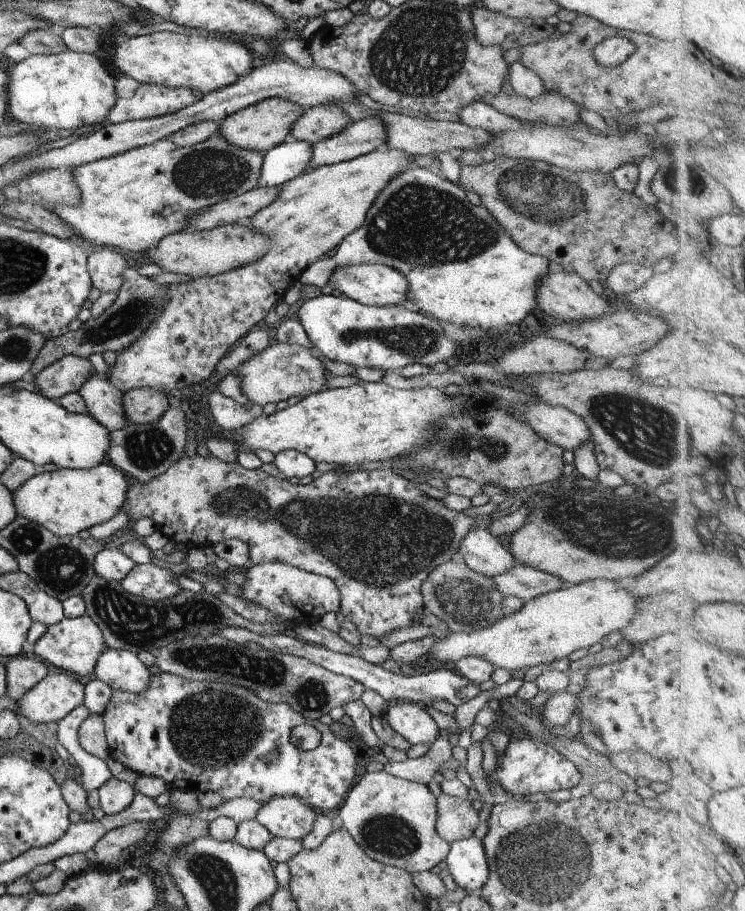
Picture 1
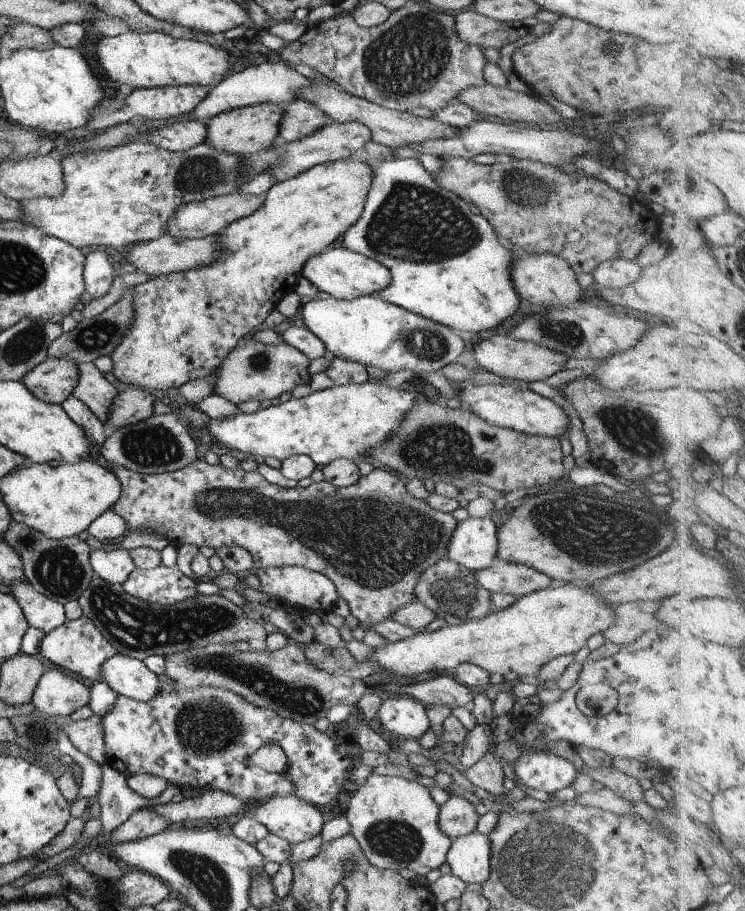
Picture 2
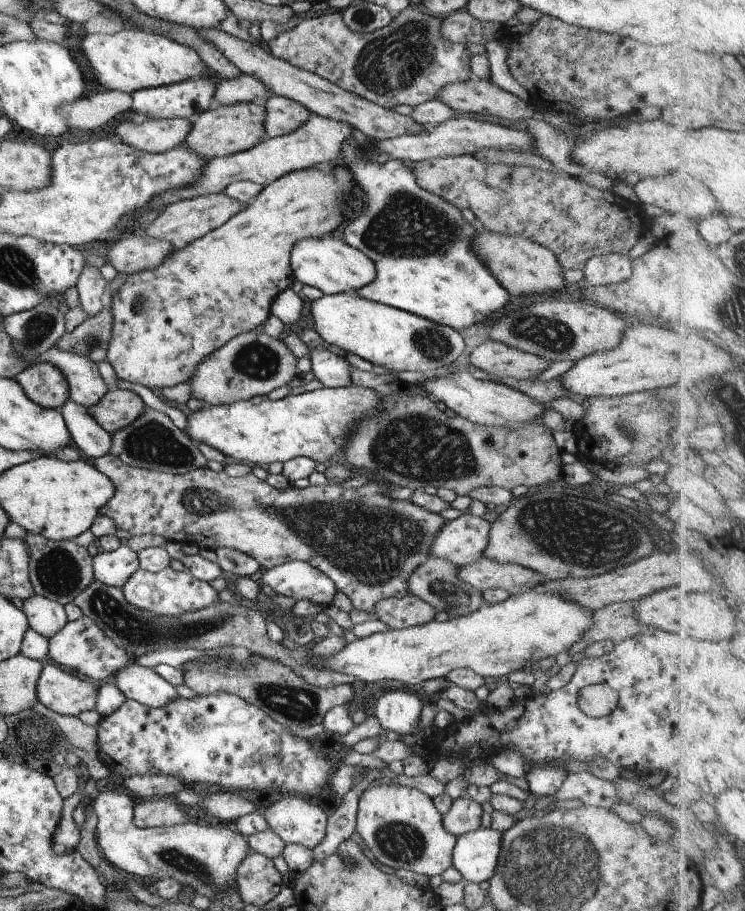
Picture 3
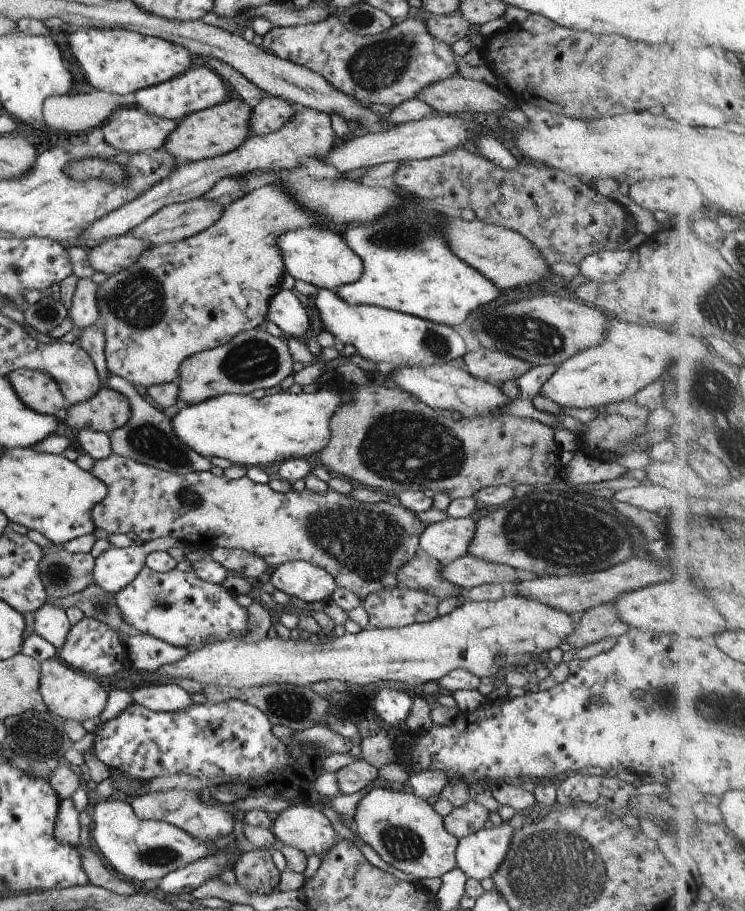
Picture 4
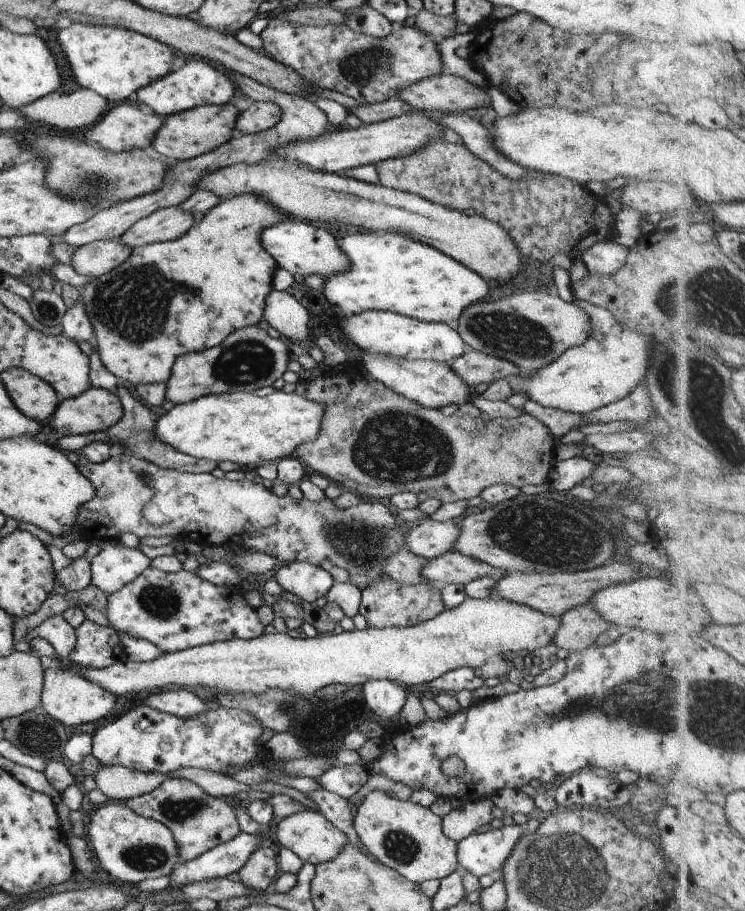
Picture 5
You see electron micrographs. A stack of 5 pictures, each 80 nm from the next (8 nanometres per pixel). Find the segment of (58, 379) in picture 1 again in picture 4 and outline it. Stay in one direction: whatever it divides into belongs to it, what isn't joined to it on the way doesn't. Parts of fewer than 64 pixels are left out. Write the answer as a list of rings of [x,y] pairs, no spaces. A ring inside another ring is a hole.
[[[15,369],[6,377],[21,402],[25,403],[25,406],[38,413],[53,415],[59,422],[63,422],[66,416],[64,396],[57,383],[45,371]]]

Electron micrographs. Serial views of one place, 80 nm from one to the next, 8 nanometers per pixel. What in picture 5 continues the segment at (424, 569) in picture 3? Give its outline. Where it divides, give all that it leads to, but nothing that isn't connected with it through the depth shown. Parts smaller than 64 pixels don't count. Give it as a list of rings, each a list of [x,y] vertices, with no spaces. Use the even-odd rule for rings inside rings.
[[[401,548],[384,562],[383,574],[402,585],[413,586],[425,582],[421,572],[427,562],[428,559]]]

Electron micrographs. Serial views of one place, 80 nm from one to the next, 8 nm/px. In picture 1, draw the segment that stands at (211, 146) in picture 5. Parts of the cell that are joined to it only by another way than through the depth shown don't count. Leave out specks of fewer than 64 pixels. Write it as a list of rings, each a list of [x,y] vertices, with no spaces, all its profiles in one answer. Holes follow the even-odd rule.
[[[267,98],[226,116],[223,121],[219,122],[217,134],[229,142],[229,146],[265,153],[283,142],[283,138],[289,134],[293,122],[303,114],[303,108],[305,107],[297,106],[283,98]]]

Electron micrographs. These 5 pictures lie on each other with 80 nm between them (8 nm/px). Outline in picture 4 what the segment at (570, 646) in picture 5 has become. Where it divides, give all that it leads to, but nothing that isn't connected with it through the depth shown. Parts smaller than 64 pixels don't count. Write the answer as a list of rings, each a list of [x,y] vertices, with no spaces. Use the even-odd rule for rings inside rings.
[[[611,603],[587,609],[577,616],[577,622],[574,631],[564,639],[575,650],[597,642],[603,637],[617,638],[631,628],[618,617]]]

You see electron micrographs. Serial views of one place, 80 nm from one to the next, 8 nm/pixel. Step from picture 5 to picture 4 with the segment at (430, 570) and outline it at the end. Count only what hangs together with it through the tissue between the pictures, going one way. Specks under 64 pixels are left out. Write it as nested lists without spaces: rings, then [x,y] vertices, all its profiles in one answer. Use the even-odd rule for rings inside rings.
[[[469,554],[442,565],[440,573],[449,582],[463,587],[465,590],[479,585],[507,586],[507,584],[520,582],[515,575],[514,568],[492,563]]]

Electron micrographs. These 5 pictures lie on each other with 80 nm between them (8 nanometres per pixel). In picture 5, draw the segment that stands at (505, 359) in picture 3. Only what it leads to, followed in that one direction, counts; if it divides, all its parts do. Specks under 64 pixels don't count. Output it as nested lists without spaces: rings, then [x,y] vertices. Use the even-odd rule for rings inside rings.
[[[472,349],[454,358],[450,367],[468,385],[491,384],[496,380],[513,379],[519,375],[518,366],[509,361]]]

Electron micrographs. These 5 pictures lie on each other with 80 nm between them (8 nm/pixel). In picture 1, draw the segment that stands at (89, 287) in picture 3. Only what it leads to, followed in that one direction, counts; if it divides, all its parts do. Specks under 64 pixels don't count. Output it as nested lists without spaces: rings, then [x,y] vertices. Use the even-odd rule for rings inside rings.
[[[108,247],[95,248],[86,256],[86,270],[92,287],[99,293],[115,293],[120,290],[123,272],[128,268],[123,253]]]

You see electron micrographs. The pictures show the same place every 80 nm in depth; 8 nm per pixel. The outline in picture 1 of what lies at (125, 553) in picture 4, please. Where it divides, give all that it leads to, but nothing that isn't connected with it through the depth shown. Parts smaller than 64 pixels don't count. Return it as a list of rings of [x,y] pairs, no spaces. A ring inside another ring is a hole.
[[[103,549],[93,558],[94,575],[108,582],[120,583],[133,566],[134,563],[118,549]]]

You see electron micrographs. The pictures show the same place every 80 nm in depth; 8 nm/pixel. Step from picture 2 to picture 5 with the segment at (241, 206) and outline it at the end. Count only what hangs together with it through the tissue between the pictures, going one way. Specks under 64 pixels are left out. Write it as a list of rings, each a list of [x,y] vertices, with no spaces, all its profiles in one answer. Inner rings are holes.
[[[163,207],[139,219],[119,238],[128,247],[172,241],[184,235],[197,220],[189,212],[177,207]]]

